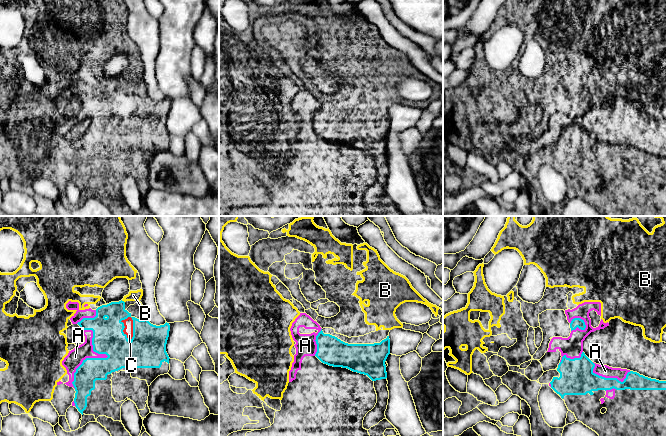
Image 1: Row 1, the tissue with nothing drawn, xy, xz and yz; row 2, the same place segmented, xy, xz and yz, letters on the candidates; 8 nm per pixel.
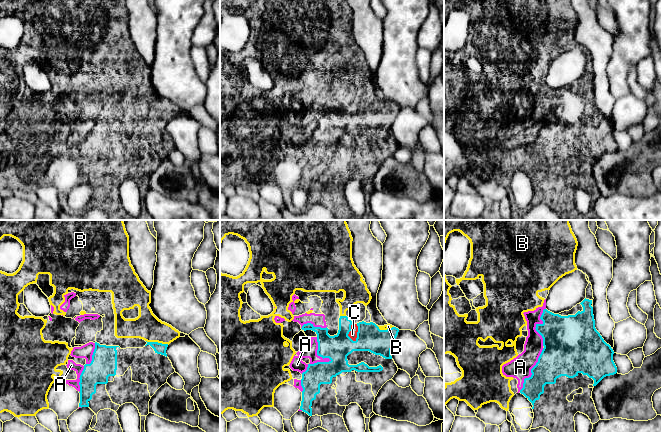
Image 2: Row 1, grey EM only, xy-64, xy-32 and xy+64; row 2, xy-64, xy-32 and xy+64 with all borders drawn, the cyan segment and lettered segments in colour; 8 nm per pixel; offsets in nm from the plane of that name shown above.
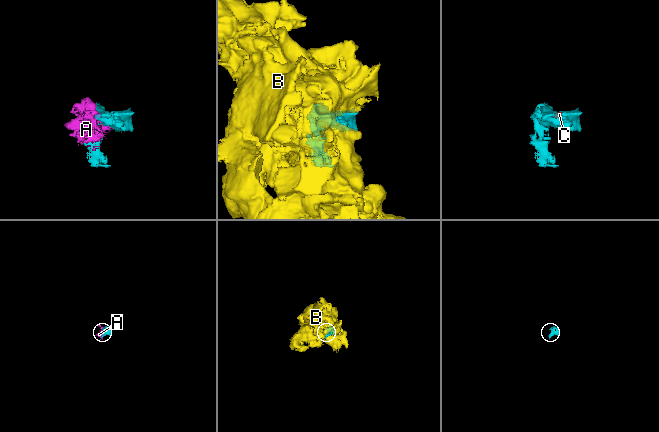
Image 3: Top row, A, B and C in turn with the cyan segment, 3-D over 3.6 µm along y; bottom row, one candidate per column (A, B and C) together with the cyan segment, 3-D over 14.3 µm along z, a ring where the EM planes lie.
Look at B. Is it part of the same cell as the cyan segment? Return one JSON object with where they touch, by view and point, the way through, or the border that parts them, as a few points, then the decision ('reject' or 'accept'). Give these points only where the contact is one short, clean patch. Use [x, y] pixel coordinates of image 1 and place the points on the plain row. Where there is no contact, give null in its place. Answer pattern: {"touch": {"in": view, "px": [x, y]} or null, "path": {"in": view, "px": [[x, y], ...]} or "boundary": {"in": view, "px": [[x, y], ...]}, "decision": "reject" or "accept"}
{"touch": {"in": "xy", "px": [123, 77]}, "decision": "accept"}

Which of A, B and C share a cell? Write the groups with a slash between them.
A B C

